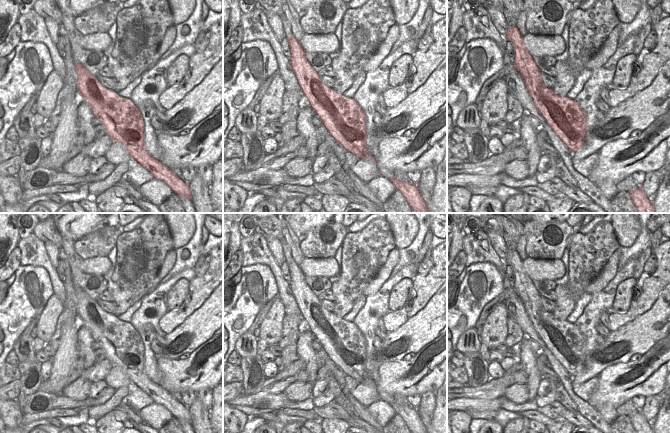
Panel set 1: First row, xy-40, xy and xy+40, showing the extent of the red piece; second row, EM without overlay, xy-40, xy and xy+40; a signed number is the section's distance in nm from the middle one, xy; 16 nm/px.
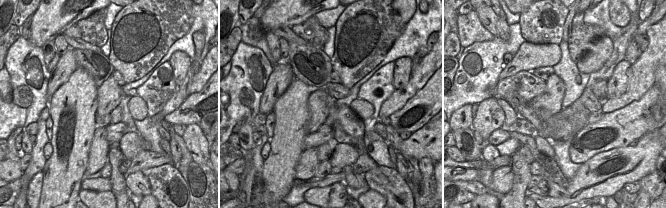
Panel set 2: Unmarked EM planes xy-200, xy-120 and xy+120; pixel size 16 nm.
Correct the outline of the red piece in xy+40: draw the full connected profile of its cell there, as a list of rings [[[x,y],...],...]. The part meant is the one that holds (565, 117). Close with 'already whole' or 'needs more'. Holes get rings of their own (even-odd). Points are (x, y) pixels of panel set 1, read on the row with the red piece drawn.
[[[517,26],[507,27],[506,38],[514,48],[513,64],[521,75],[534,105],[547,124],[570,152],[576,152],[584,144],[587,121],[575,99],[557,95],[546,87],[541,71],[523,43]]]; already whole

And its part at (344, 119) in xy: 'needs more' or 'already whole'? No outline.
already whole

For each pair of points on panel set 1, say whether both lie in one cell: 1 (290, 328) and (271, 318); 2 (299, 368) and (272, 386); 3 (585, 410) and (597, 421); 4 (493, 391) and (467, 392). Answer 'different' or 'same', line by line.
1: different
2: same
3: same
4: same

